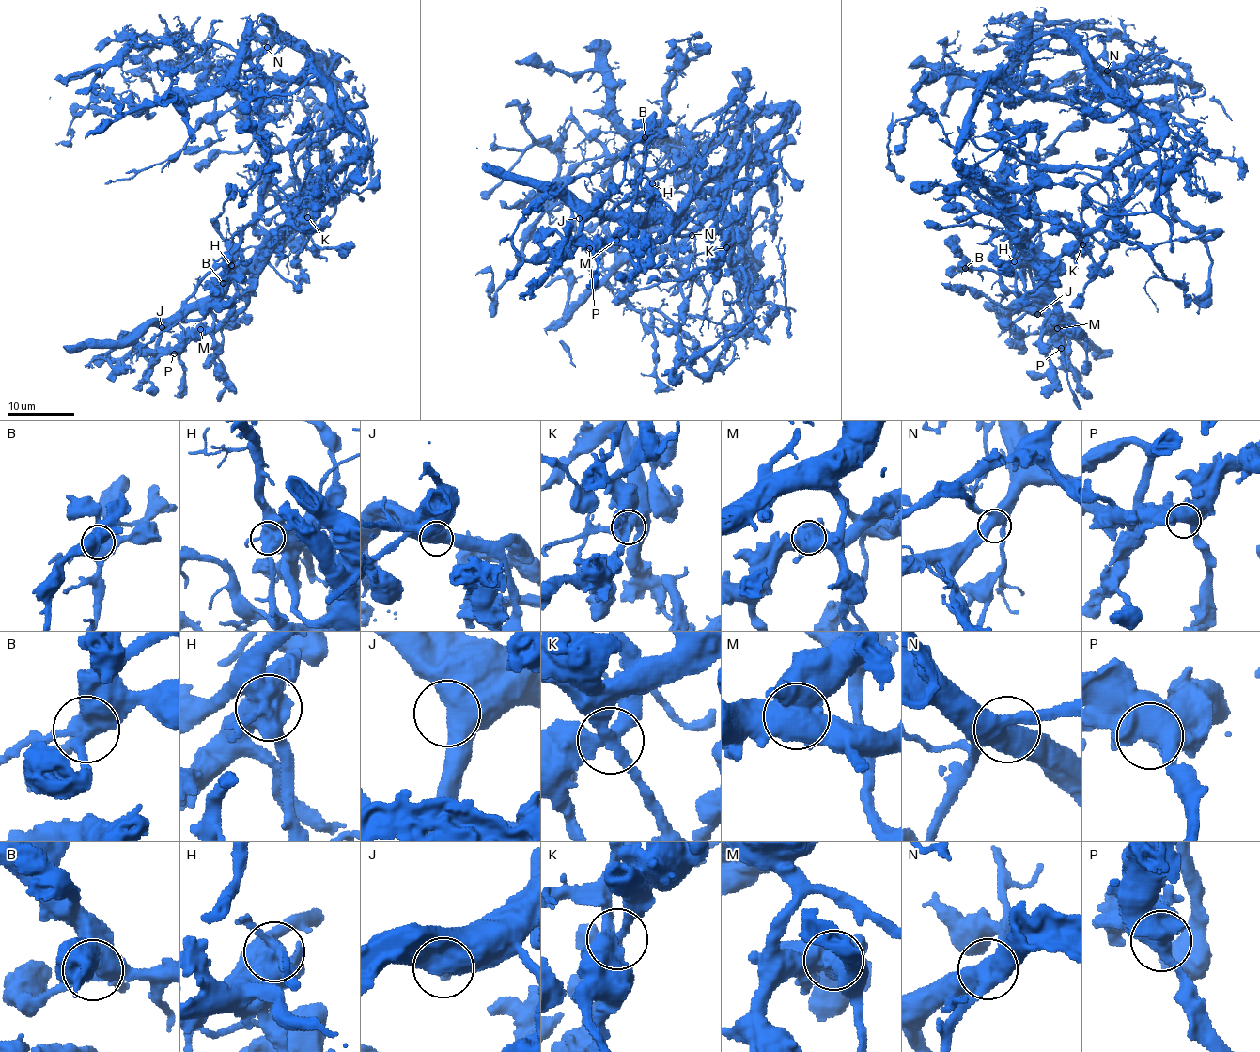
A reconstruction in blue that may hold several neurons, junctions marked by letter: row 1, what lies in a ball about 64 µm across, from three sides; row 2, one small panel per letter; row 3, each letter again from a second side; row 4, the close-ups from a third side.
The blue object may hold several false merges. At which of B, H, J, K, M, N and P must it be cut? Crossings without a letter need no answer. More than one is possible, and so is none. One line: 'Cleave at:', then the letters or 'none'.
Cleave at: H, K, M

